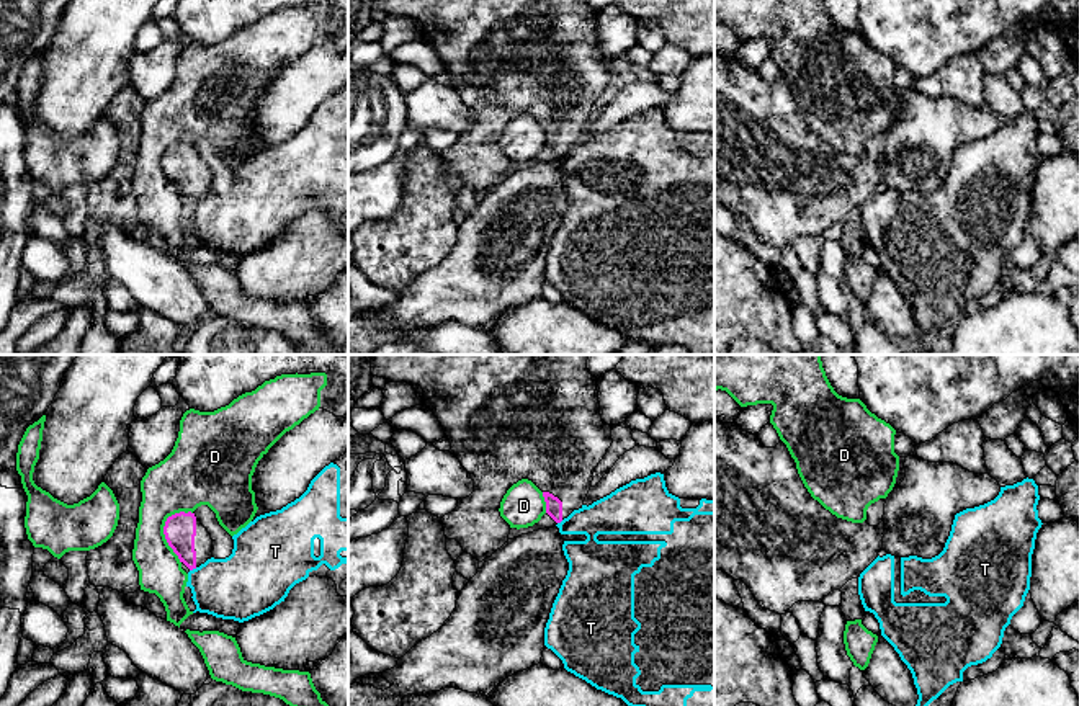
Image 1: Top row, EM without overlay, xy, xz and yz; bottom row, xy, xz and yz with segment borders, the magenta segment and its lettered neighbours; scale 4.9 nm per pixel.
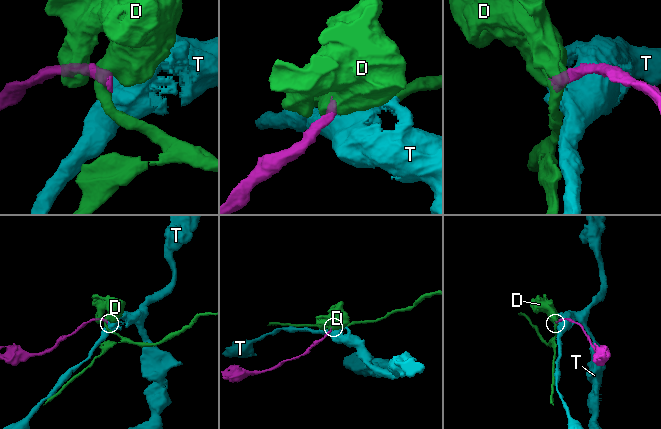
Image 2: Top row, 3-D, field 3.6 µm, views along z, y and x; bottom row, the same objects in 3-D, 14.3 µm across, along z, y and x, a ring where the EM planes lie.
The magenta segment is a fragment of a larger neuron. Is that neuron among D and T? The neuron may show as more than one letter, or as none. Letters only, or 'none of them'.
none of them

